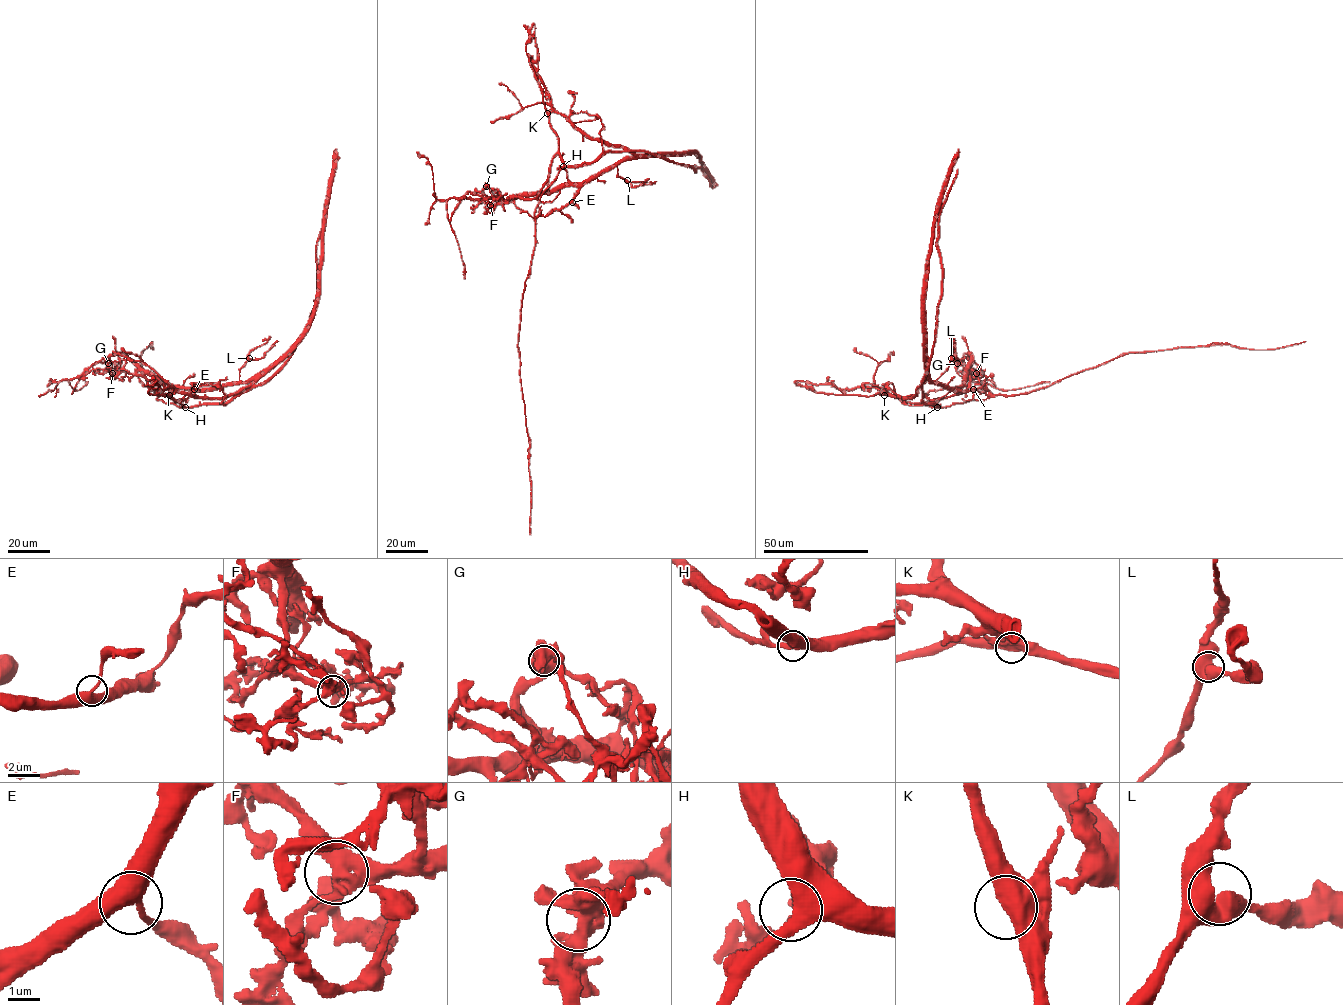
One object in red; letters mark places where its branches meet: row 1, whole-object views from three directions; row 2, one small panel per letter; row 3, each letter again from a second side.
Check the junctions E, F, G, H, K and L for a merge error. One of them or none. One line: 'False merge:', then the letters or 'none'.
False merge: G

